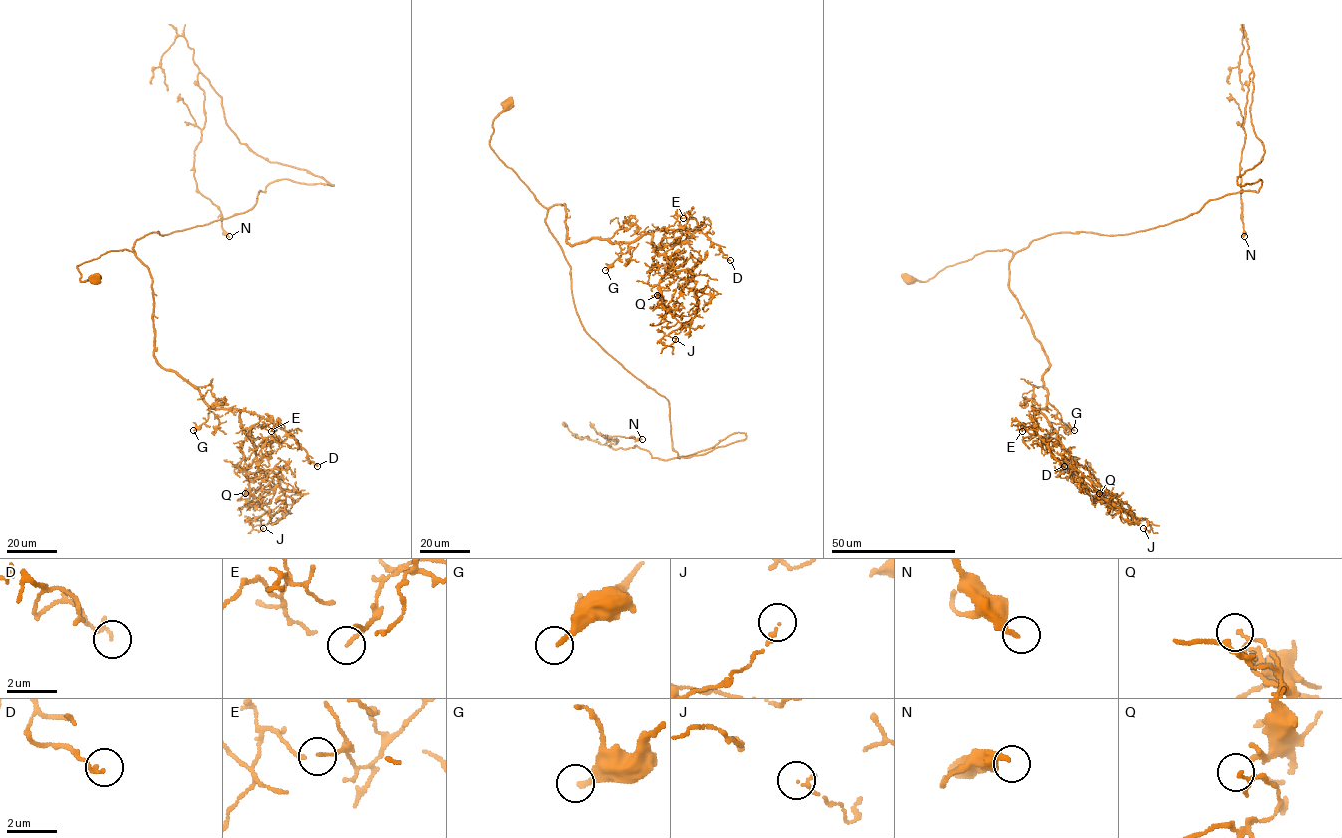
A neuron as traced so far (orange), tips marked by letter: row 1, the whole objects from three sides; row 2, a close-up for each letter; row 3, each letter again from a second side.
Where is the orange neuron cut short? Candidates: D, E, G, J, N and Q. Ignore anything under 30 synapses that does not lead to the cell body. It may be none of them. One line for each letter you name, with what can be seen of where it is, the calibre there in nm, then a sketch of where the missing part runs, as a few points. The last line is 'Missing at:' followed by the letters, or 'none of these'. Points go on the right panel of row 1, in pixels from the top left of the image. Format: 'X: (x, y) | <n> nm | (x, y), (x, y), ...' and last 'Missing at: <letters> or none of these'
Missing at: none of these

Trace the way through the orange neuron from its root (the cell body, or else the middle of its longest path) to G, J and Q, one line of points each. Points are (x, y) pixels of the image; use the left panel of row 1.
G: (97, 280), (81, 281), (77, 266), (110, 251), (132, 251), (148, 268), (155, 360), (209, 407), (193, 430)
J: (97, 280), (77, 266), (110, 251), (148, 268), (155, 360), (239, 411), (263, 528)
Q: (97, 280), (77, 266), (110, 251), (148, 268), (155, 360), (239, 411), (255, 453), (245, 493)

